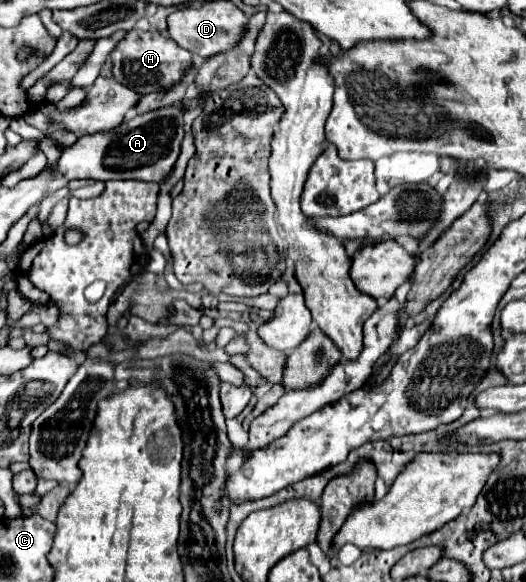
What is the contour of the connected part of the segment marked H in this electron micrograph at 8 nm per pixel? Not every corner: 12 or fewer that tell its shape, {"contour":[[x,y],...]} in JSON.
{"contour":[[129,31],[113,77],[141,95],[169,89],[193,55],[167,35]]}

